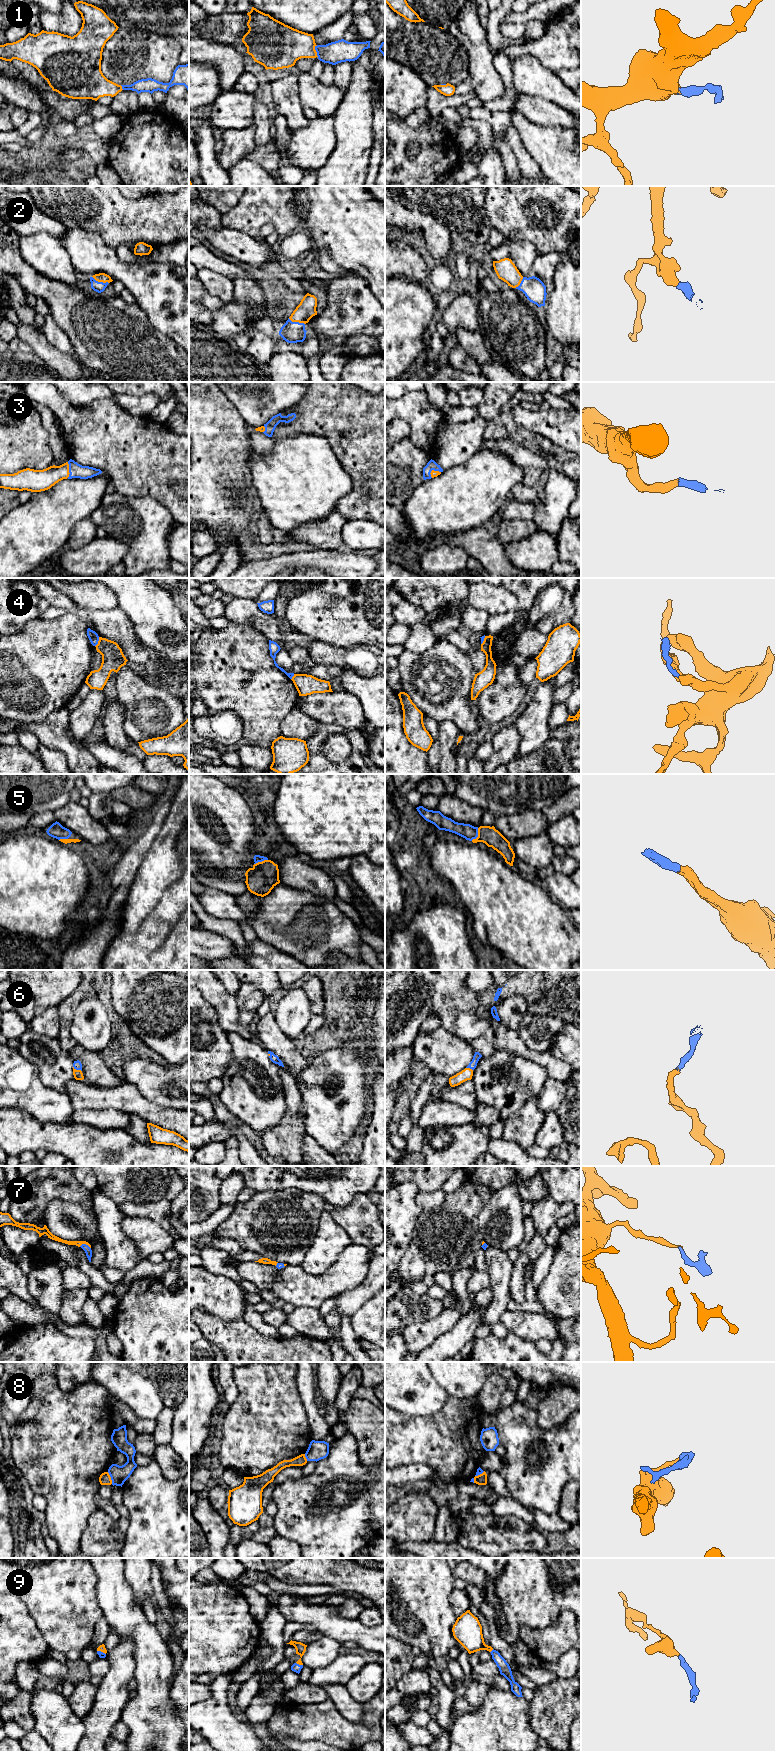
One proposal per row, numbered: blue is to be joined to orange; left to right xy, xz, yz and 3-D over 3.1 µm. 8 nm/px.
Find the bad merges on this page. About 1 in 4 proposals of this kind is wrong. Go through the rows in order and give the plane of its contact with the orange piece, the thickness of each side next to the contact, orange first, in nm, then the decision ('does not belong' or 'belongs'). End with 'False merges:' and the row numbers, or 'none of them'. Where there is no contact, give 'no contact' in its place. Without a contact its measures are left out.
1: meets orange in xz; 300 nm thick on the orange side, 180 nm on the other; belongs
2: meets orange in xy; 80 nm thick on the orange side, 90 nm on the other; belongs
3: meets orange in xy; 180 nm thick on the orange side, 120 nm on the other; belongs
4: meets orange in xy; 180 nm thick on the orange side, 80 nm on the other; does not belong
5: meets orange in yz; 150 nm thick on the orange side, 120 nm on the other; belongs
6: meets orange in xy; 80 nm thick on the orange side, 70 nm on the other; belongs
7: meets orange in xy; 50 nm thick on the orange side, 60 nm on the other; belongs
8: meets orange in xy; 90 nm thick on the orange side, 140 nm on the other; does not belong
9: meets orange in xz; 80 nm thick on the orange side, 70 nm on the other; belongs
False merges: 4, 8

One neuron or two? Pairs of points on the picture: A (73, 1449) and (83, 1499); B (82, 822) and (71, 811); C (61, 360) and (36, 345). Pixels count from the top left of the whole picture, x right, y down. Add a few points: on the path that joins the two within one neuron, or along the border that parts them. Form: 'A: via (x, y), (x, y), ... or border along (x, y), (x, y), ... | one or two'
A: via (77, 1461), (80, 1487) | one
B: via (79, 819), (74, 814) | one
C: via (55, 359), (42, 348) | one

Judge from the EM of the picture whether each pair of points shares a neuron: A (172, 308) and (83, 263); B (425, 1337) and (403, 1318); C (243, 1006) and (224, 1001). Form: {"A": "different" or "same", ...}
{"A": "same", "B": "different", "C": "different"}

